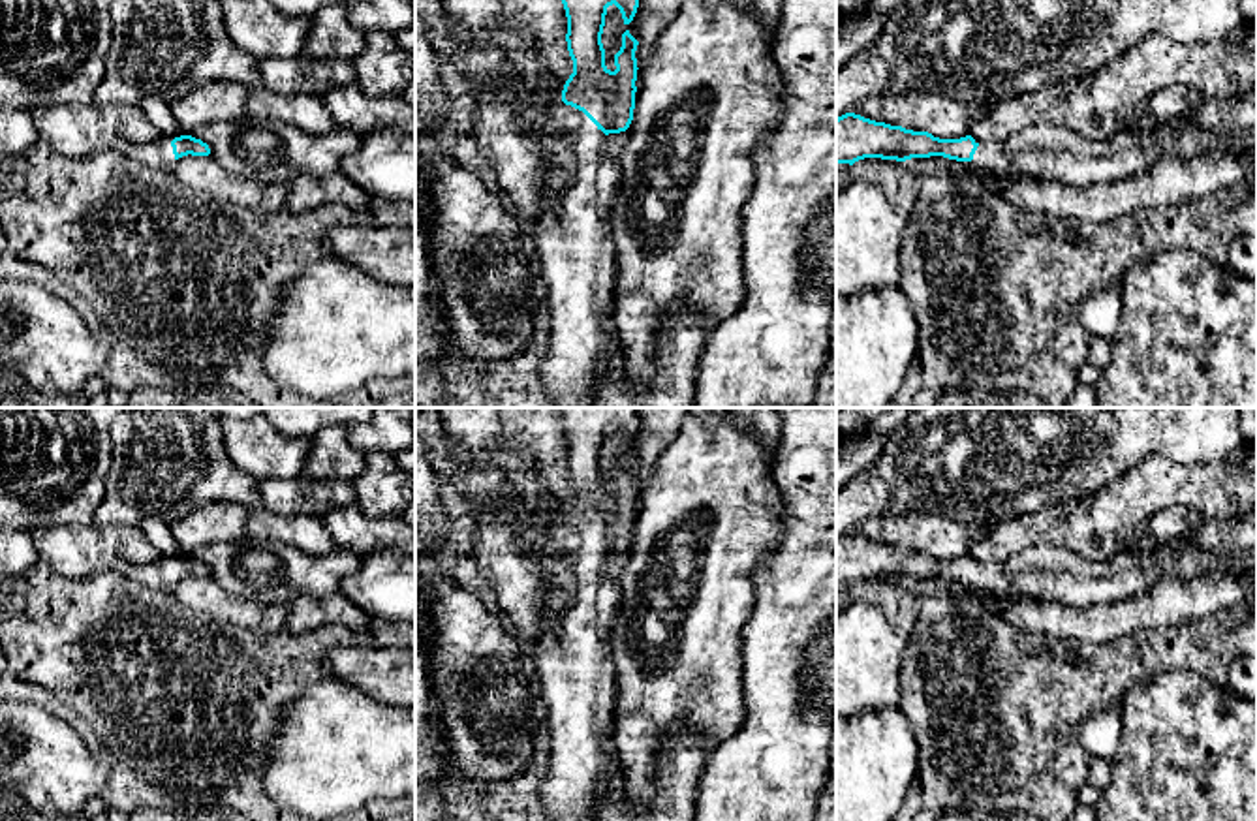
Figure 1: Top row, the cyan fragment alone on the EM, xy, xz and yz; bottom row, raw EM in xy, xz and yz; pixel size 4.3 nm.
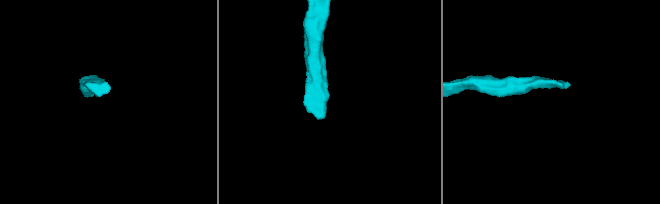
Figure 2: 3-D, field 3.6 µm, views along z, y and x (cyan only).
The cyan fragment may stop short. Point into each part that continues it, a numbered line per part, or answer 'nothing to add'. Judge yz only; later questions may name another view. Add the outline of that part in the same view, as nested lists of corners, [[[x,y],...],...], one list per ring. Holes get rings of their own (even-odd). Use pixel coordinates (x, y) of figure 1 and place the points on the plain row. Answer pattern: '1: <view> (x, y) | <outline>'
1: yz (1045, 573) | [[[1193,543],[1137,556],[1120,552],[1088,562],[1052,545],[1033,545],[1005,564],[981,564],[973,582],[992,594],[1090,609],[1139,597],[1161,579],[1193,581],[1212,573],[1257,571],[1257,549],[1216,554]]]

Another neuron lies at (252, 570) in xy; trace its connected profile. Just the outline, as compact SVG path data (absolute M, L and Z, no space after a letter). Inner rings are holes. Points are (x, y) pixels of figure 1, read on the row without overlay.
M242 537L237 543L205 545L190 556L207 564L210 577L231 596L280 605L289 605L303 596L329 597L338 592L344 577L353 575L361 567L361 556L346 549L333 549L327 554L316 556L287 543L263 543L250 537Z

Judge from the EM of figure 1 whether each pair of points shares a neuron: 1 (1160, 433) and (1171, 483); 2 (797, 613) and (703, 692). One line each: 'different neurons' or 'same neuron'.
1: different neurons
2: different neurons

